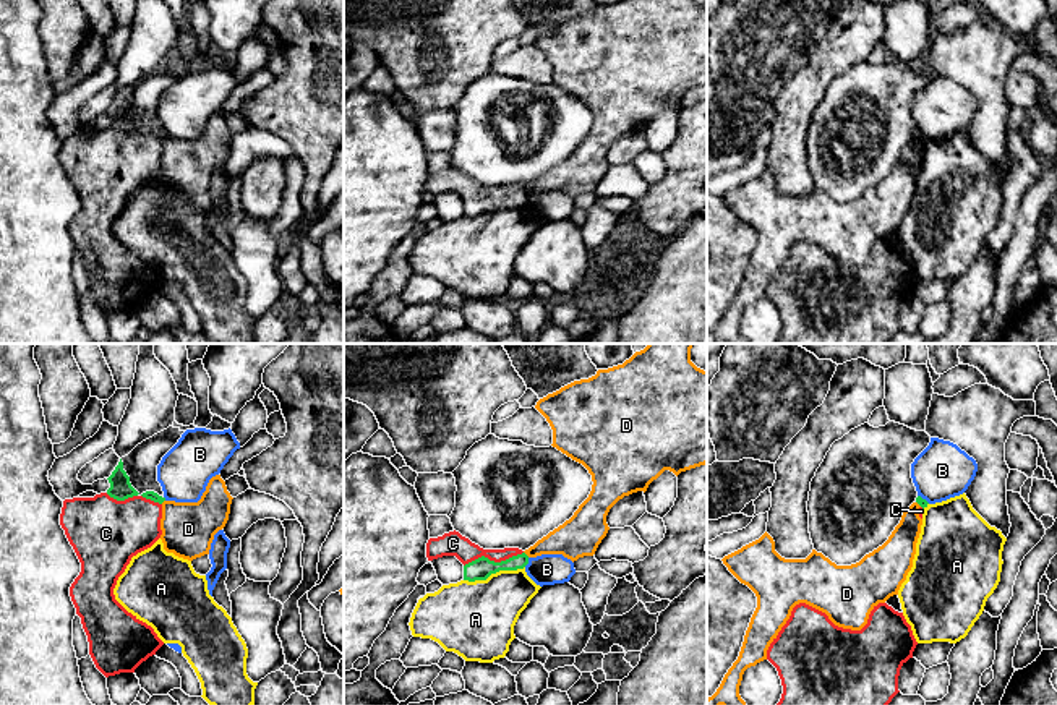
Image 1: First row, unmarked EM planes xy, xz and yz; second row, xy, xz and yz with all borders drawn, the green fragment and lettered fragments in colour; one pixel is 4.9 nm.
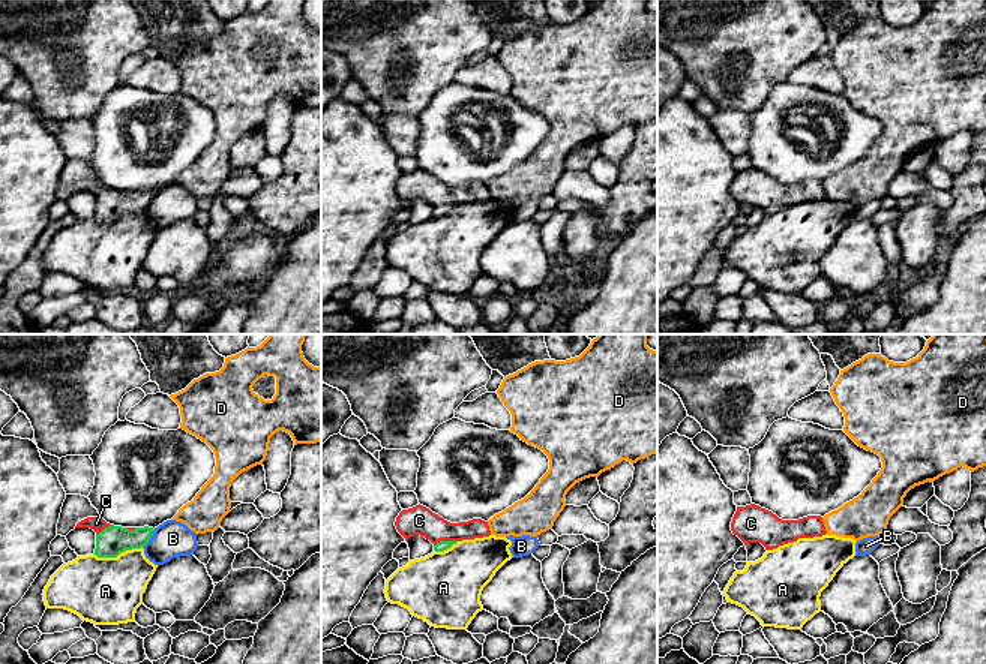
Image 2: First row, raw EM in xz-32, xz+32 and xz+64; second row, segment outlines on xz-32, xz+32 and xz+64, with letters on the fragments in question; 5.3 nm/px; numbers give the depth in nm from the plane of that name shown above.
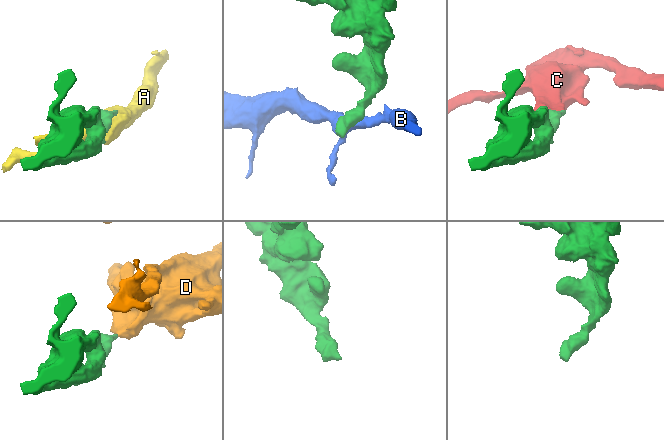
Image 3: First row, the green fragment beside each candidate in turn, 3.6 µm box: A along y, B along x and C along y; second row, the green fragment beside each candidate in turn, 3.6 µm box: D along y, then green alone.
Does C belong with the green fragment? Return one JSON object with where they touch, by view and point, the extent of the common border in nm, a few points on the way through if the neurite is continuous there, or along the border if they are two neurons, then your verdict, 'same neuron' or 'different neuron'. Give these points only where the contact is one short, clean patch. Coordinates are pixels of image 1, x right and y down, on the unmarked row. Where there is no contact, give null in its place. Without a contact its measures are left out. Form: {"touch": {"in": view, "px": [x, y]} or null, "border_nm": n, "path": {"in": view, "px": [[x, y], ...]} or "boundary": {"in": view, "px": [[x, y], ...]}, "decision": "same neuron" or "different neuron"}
{"touch": {"in": "xz", "px": [493, 198]}, "border_nm": 300, "path": {"in": "xz", "px": [[480, 206], [493, 198], [472, 193], [453, 180]]}, "decision": "same neuron"}

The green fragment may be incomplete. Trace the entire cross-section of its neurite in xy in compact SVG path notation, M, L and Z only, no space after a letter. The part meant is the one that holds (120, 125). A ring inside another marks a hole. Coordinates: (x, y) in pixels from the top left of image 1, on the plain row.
M122 96L107 117L110 125L105 130L94 135L65 136L60 151L60 162L81 199L81 209L70 224L70 233L88 272L89 292L105 314L135 310L164 282L151 263L115 237L113 225L131 194L160 175L162 139L165 138L154 128L139 131L131 123Z

